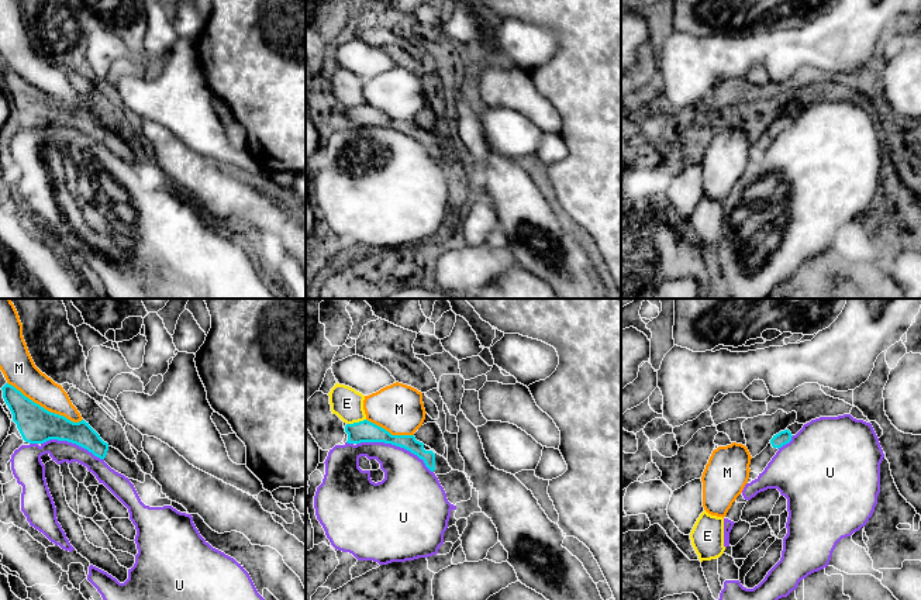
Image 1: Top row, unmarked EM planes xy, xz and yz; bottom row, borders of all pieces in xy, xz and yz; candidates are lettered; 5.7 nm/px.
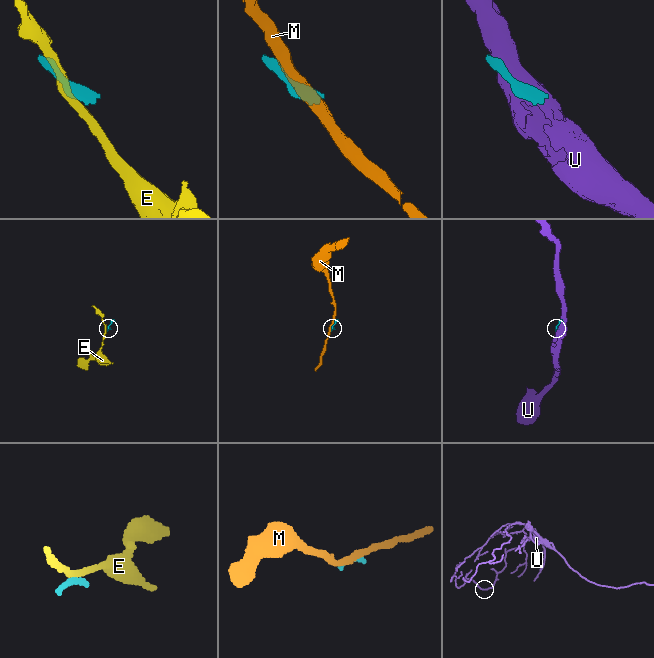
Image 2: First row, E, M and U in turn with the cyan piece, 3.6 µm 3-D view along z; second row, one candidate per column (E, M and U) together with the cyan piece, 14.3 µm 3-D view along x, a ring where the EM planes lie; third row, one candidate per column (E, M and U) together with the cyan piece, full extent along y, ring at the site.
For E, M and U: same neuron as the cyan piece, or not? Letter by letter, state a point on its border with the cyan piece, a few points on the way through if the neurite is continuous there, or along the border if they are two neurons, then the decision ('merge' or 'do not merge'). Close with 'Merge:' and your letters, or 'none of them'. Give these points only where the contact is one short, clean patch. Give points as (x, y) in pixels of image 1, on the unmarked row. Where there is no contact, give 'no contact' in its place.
E: xz (355, 107) | along xz (365, 103), (347, 109) | do not merge
M: xy (44, 93) | do not merge
U: xz (396, 130) | do not merge
Merge: none of them

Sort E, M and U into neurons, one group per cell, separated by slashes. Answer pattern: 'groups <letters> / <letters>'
groups E / M / U

